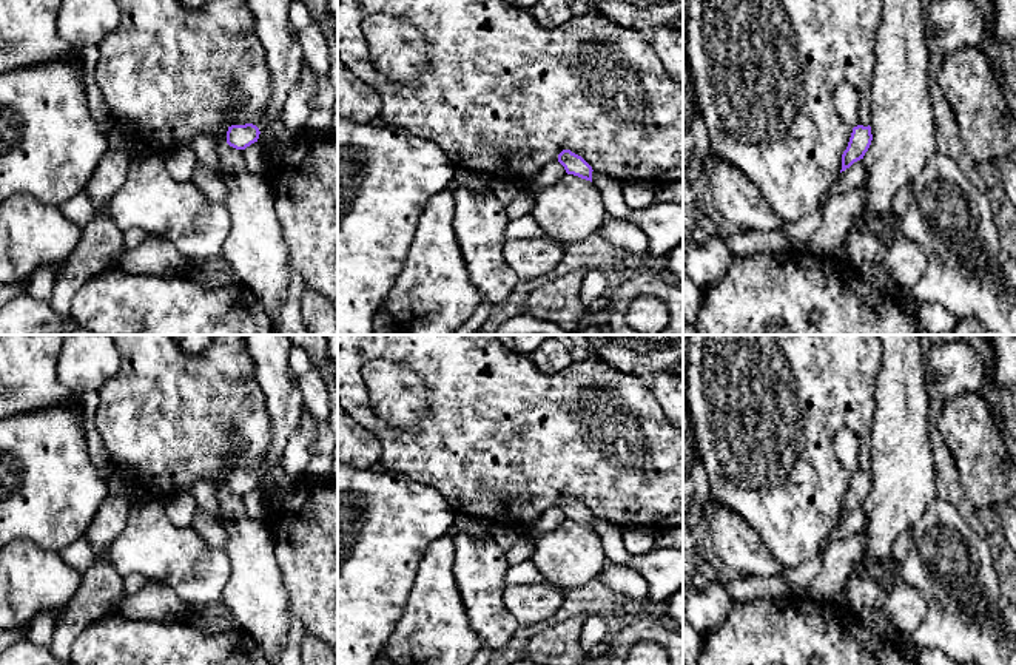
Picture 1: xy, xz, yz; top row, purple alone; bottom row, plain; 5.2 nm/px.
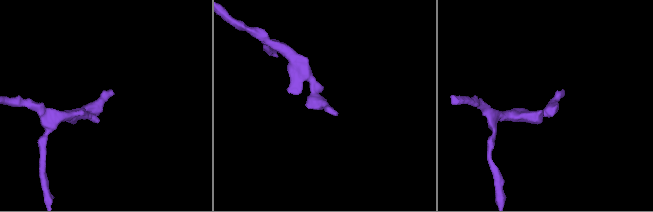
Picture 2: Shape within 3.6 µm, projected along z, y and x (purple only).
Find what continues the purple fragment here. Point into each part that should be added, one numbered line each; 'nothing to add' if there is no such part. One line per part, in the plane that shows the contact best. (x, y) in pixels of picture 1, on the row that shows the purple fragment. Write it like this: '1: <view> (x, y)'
1: xy (255, 158)

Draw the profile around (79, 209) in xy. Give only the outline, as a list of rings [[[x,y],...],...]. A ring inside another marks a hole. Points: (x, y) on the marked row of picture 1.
[[[86,191],[63,202],[59,210],[80,228],[85,228],[94,218],[94,205]]]

